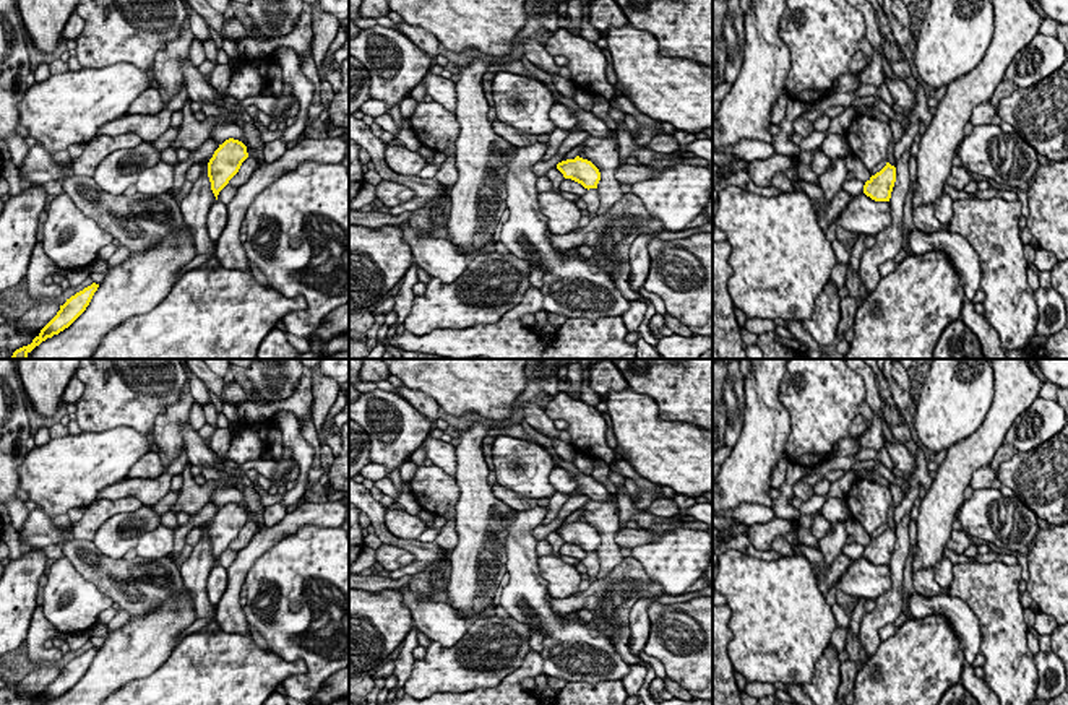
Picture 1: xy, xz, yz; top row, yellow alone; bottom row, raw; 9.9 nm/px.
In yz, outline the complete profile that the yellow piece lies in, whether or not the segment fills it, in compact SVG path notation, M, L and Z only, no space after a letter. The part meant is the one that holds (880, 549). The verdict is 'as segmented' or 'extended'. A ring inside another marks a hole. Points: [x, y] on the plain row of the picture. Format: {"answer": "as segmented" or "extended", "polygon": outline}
{"answer": "as segmented", "polygon": "M886 526L880 536L865 546L863 557L875 565L889 565L894 546L896 531Z"}

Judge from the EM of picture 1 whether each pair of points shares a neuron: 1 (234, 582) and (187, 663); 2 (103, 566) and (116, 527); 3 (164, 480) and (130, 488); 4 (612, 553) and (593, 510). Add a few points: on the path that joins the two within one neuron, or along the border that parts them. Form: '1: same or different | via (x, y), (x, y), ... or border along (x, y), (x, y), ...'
1: different | border along (221, 629), (250, 637)
2: different | border along (91, 541), (104, 554), (122, 559)
3: same | via (156, 488), (138, 488)
4: same | via (607, 543), (607, 525), (602, 520)

